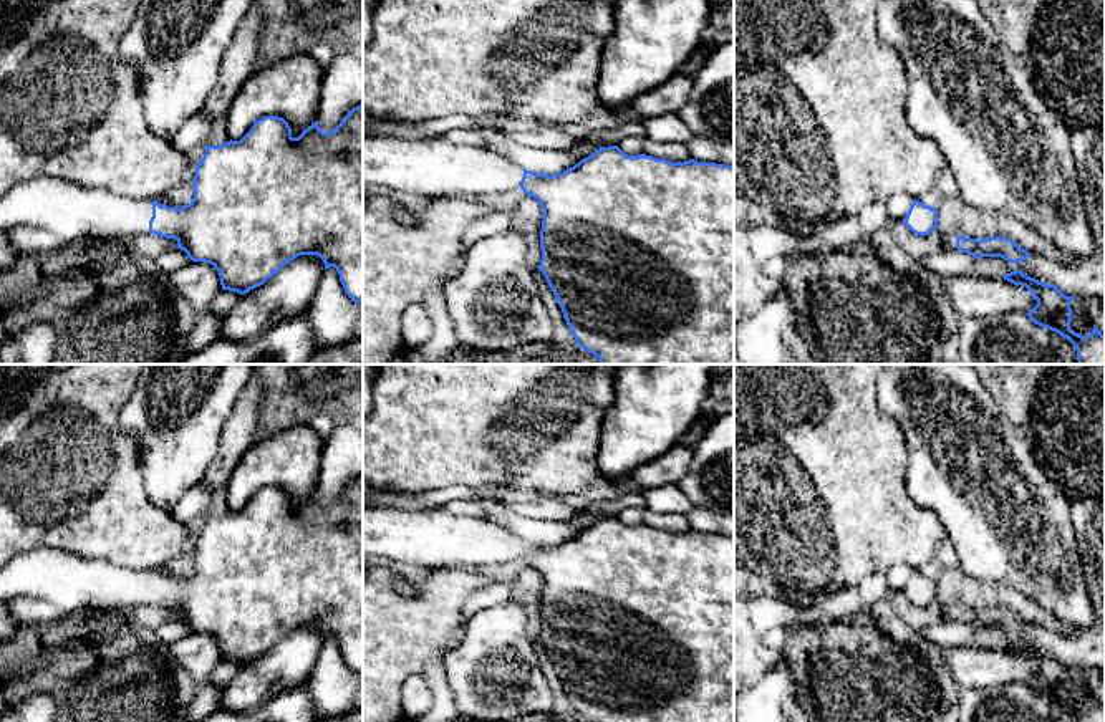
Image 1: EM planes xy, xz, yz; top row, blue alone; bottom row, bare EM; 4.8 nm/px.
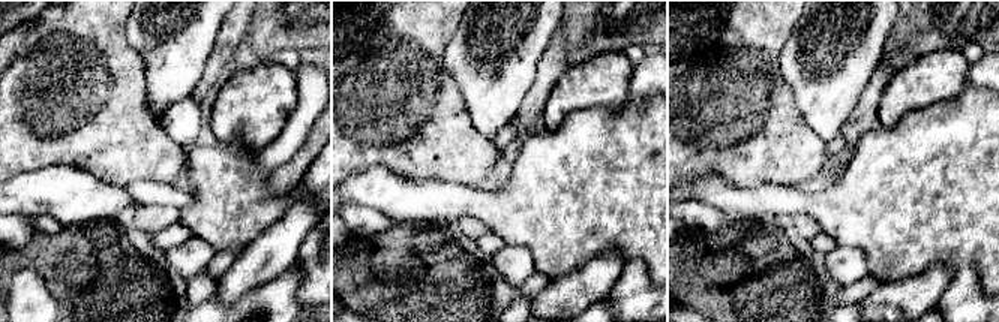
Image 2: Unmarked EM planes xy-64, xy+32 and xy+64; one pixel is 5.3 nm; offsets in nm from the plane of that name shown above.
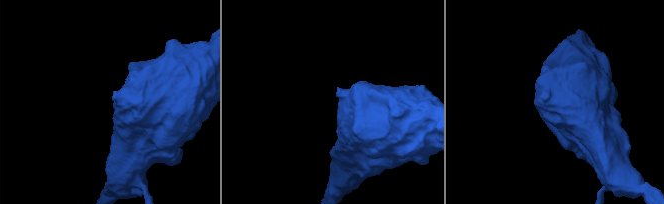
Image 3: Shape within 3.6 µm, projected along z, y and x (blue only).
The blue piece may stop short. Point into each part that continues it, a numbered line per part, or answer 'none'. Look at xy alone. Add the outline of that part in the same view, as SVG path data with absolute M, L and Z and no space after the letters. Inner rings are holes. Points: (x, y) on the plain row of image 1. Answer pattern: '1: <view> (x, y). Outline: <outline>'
1: xy (68, 582). Outline: M35 548L0 566L0 601L31 596L51 603L60 614L81 609L123 611L149 604L152 571L116 566L106 560L83 558L66 550Z

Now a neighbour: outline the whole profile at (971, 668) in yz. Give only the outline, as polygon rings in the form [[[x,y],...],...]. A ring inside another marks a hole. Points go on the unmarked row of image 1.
[[[946,647],[946,657],[951,676],[963,691],[1012,682],[1029,684],[1037,676],[1025,657],[1004,649]]]

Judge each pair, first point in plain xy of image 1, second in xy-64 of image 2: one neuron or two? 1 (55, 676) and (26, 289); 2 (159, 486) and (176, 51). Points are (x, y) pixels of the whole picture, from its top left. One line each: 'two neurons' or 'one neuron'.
1: two neurons
2: one neuron

